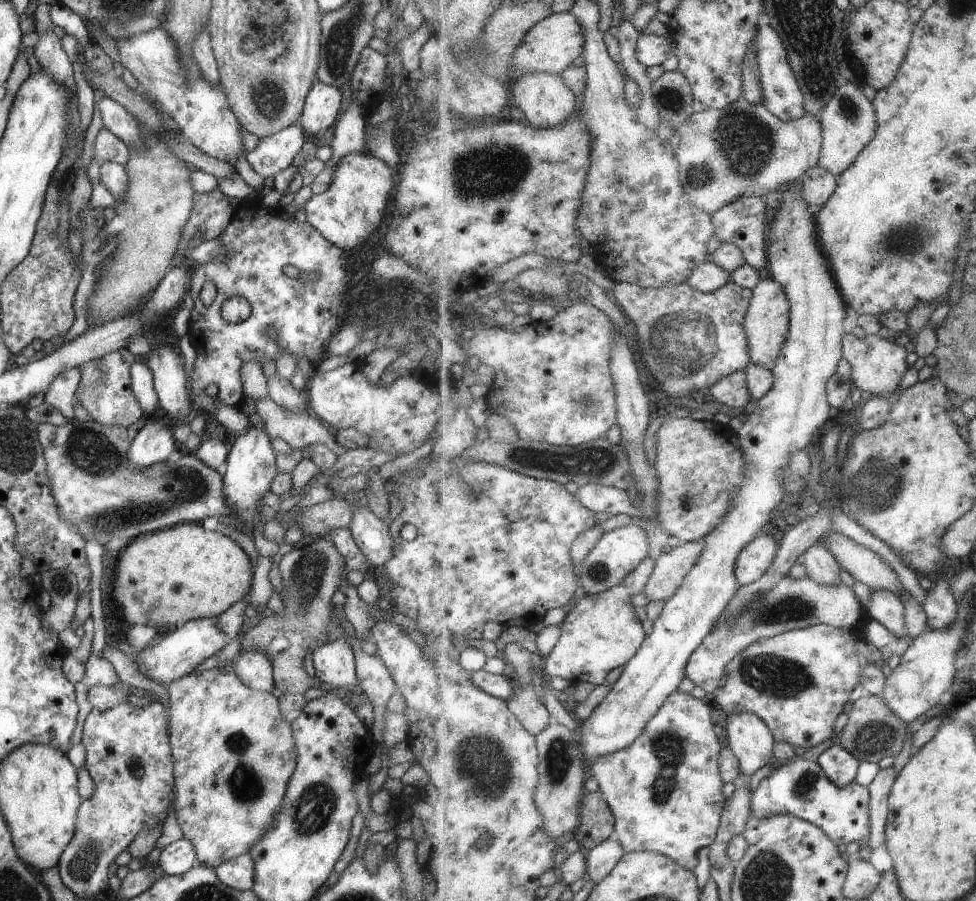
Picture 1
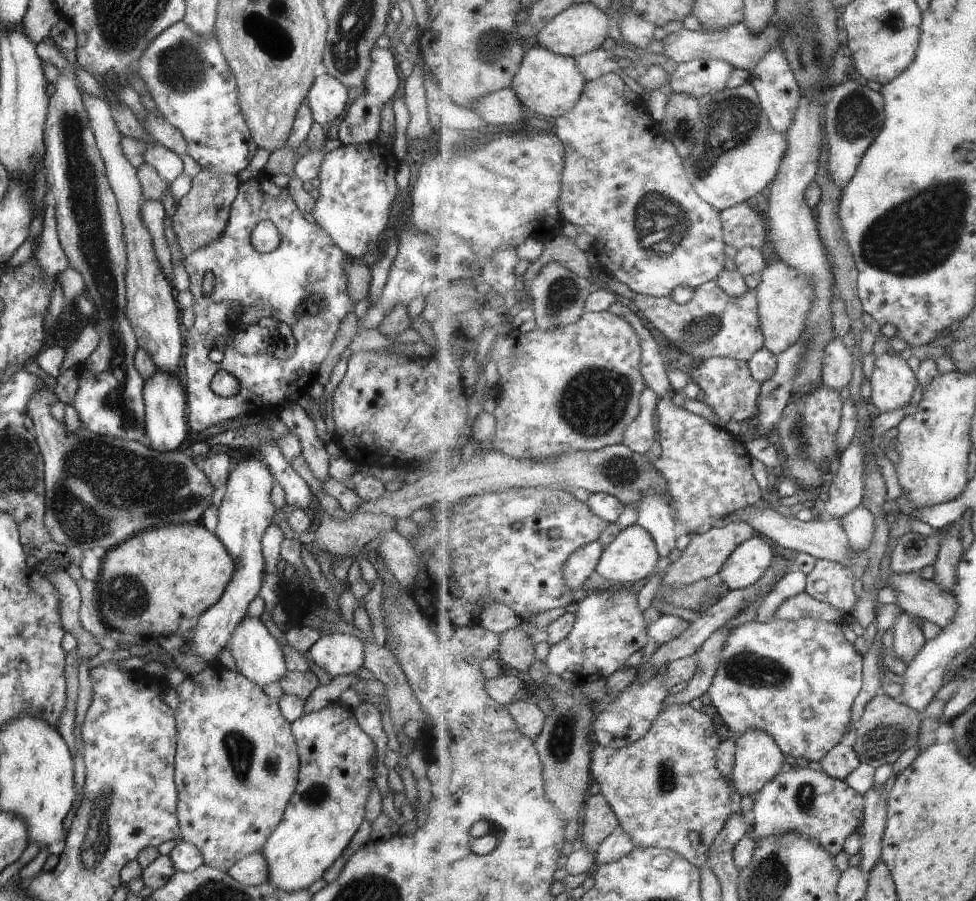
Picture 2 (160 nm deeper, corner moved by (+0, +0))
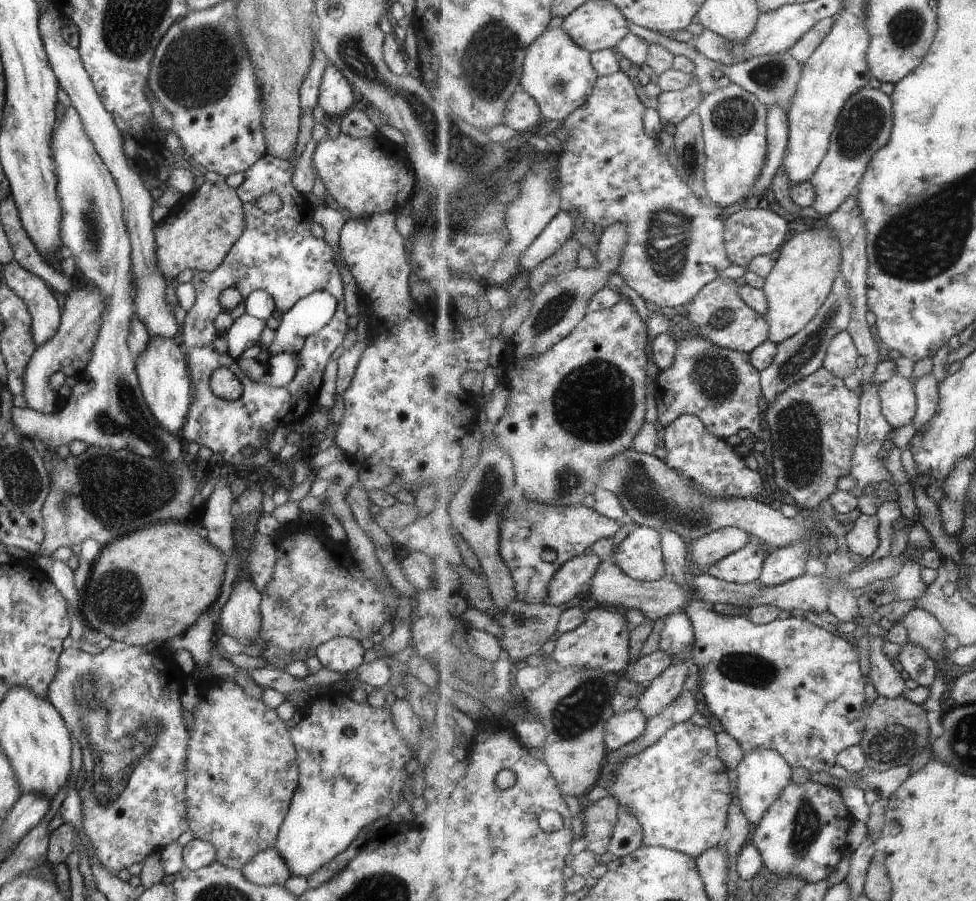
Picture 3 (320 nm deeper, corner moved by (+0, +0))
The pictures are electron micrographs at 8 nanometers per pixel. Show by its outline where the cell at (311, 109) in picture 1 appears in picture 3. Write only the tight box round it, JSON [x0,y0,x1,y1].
[317,64,354,116]

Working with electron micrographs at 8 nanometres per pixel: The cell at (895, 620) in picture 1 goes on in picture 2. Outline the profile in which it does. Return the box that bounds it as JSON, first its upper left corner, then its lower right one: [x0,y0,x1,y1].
[892,612,927,664]

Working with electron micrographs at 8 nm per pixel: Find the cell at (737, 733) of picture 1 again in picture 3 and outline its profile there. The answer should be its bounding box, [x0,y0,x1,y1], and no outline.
[736,749,792,827]

